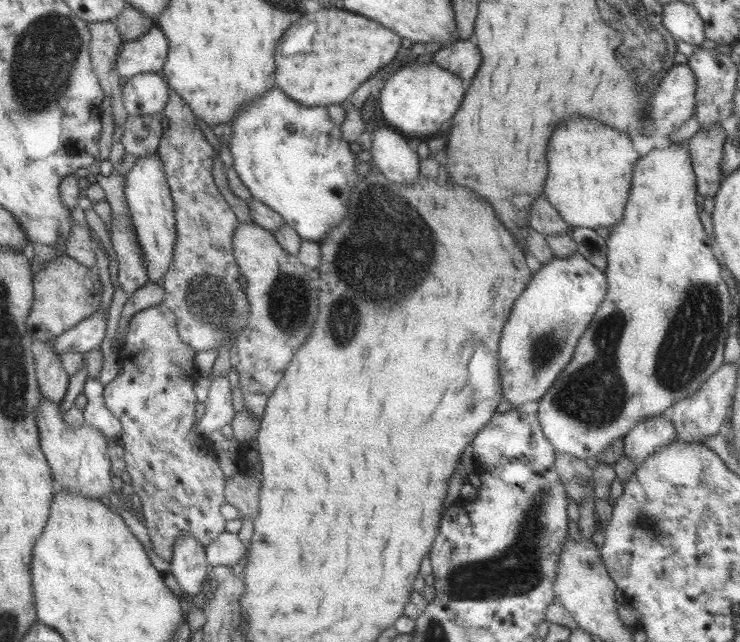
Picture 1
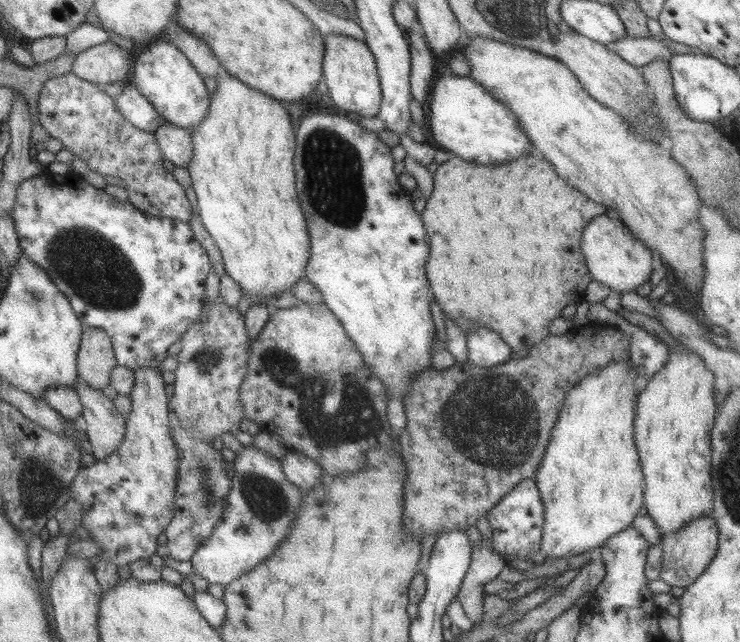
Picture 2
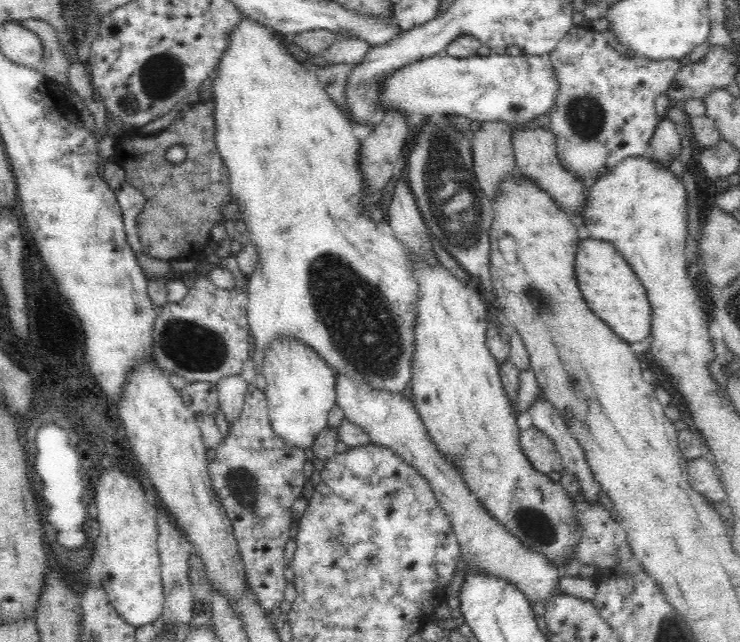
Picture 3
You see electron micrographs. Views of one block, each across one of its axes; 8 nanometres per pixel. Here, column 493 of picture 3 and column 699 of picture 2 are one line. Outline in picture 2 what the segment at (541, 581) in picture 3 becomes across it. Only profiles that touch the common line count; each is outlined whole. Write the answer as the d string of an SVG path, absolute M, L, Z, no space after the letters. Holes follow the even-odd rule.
M711 514L691 519L676 532L664 534L660 540L663 554L661 555L661 571L659 580L669 586L685 588L705 570L717 552L718 528Z

